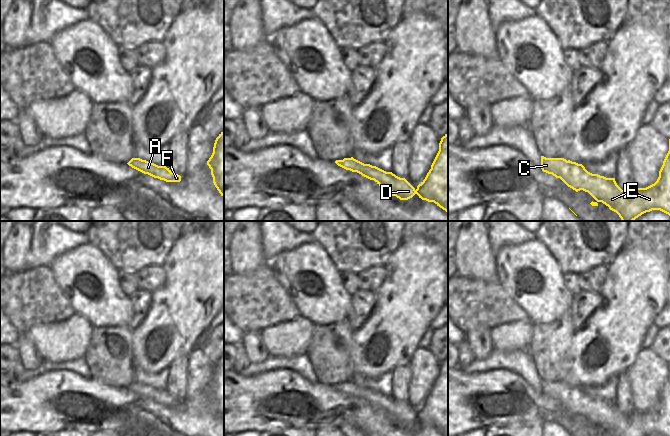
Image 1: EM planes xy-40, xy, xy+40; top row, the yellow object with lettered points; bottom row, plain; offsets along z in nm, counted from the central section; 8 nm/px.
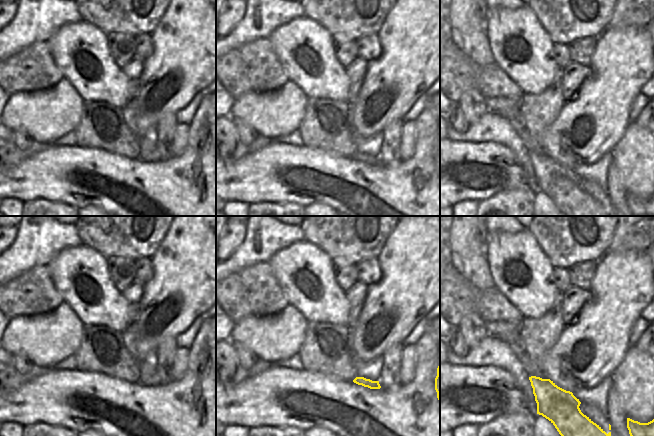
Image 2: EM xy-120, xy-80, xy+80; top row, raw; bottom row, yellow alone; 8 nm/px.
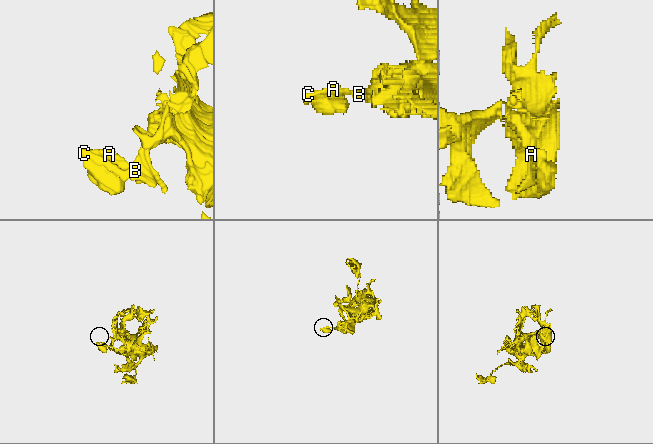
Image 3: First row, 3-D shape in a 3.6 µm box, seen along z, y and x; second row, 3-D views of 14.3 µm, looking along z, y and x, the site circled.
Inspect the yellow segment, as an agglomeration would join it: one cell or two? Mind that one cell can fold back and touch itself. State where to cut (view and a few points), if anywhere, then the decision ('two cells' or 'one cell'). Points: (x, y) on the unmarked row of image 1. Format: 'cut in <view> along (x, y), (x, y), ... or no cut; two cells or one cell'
cut in xy+40 along (567, 385), (583, 396), (581, 399), (581, 413); two cells

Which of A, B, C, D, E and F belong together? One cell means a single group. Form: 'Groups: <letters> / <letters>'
Groups: A B D E F / C

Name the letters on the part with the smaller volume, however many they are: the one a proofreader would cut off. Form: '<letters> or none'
C

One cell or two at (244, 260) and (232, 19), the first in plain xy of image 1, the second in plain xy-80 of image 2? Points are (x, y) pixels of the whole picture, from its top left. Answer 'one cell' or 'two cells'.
one cell

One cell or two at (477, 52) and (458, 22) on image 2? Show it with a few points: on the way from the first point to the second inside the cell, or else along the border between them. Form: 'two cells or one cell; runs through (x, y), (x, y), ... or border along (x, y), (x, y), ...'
one cell; runs through (476, 45), (465, 29)

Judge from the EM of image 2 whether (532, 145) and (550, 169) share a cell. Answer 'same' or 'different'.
same

